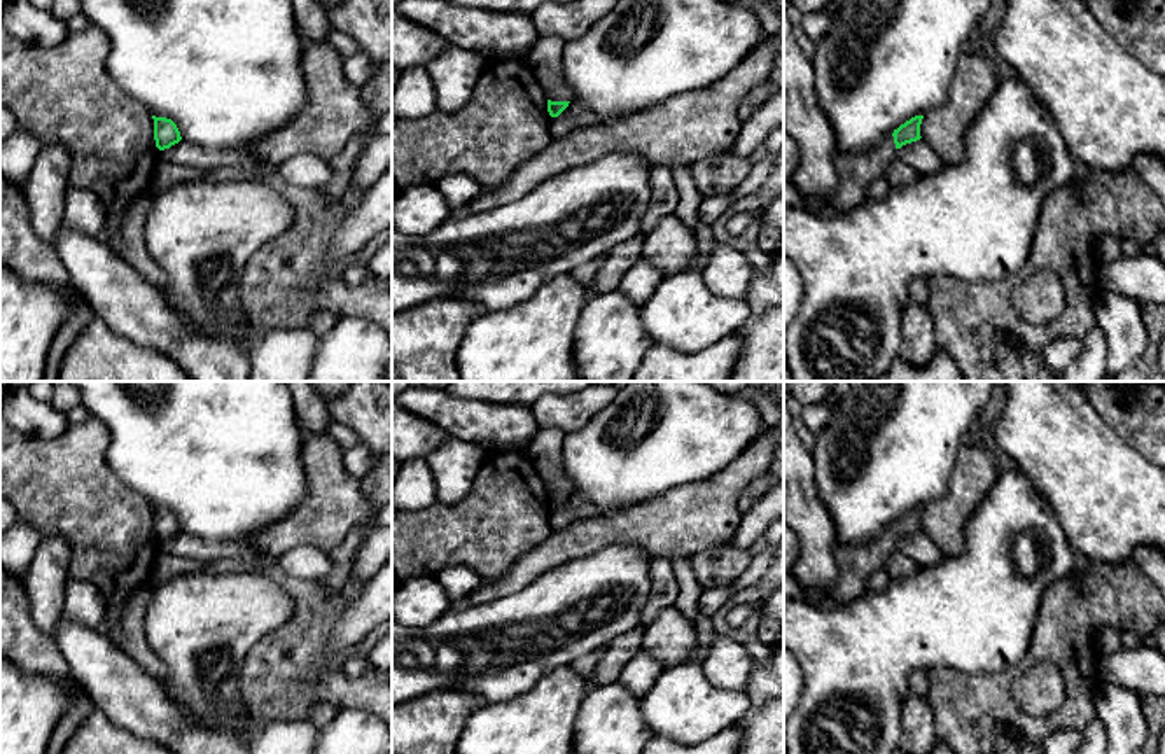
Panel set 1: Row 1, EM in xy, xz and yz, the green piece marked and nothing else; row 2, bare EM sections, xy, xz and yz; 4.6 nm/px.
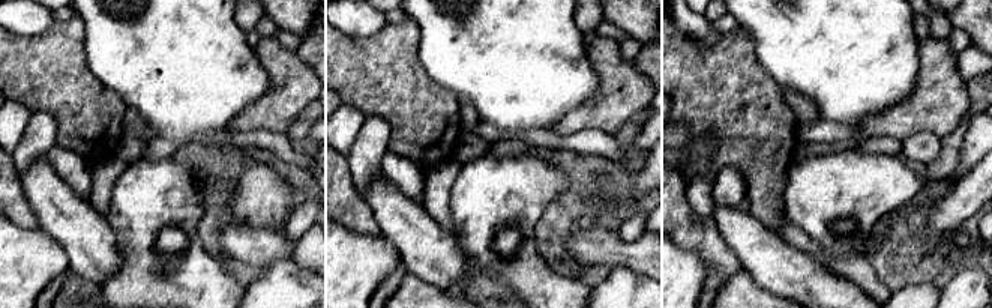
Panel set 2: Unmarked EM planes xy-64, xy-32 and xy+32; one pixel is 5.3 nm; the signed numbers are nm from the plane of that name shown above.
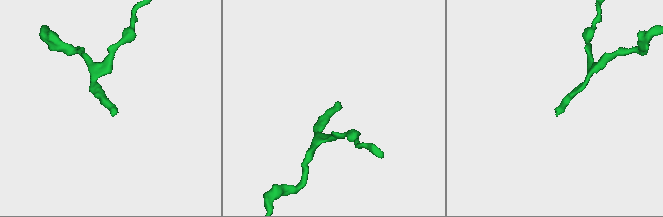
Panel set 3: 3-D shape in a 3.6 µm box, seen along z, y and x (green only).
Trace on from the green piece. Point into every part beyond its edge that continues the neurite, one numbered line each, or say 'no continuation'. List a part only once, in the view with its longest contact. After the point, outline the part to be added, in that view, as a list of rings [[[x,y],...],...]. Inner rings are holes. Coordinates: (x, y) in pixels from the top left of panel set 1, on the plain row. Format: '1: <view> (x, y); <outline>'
1: xz (546, 450); [[[541,429],[527,448],[527,457],[551,493],[574,493],[574,485],[563,467],[563,430]]]

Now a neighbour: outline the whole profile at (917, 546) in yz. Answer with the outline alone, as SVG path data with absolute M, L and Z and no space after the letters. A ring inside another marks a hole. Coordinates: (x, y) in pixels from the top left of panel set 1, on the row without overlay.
M922 530L897 541L896 549L911 558L920 567L932 567L945 560L945 555Z

